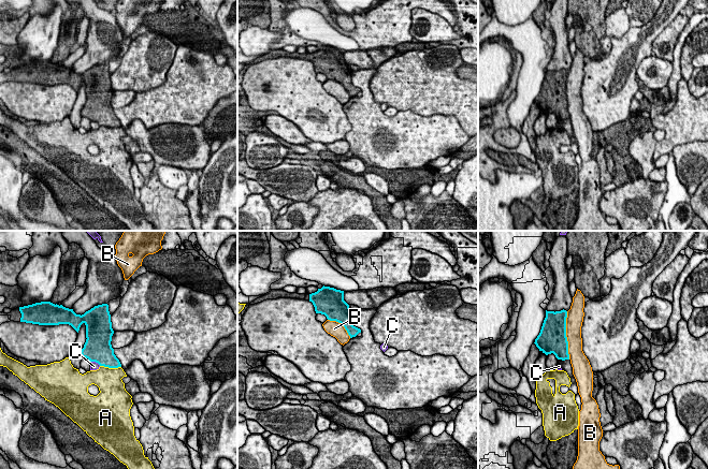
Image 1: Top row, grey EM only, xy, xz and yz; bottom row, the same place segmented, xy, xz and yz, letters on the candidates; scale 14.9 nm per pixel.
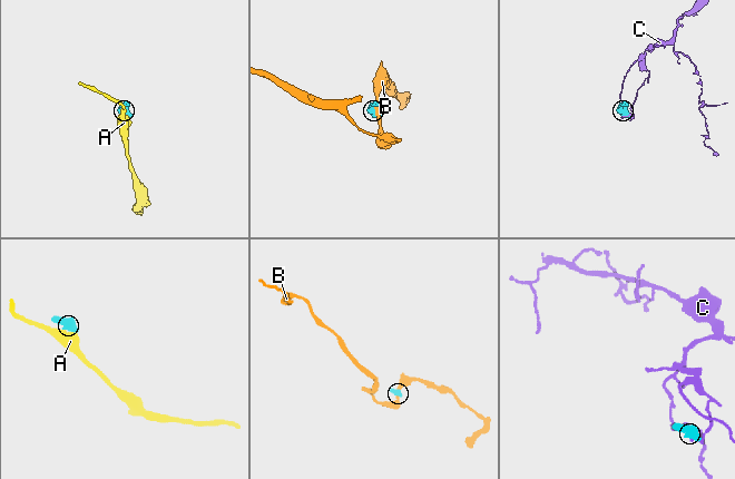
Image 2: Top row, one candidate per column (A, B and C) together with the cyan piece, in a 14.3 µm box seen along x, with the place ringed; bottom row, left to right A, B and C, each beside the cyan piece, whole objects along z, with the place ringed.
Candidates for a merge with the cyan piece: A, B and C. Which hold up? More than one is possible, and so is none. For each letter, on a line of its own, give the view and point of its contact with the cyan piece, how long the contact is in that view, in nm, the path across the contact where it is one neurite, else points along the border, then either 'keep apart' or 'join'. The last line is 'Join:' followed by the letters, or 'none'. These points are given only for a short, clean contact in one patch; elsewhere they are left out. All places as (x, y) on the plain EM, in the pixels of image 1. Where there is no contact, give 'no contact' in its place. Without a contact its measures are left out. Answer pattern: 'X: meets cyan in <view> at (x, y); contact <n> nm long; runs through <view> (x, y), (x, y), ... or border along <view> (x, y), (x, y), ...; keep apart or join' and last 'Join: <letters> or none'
A: meets cyan in xy at (111, 127); contact 320 nm long; keep apart
B: meets cyan in yz at (565, 94); contact 700 nm long; keep apart
C: meets cyan in xy at (96, 121); contact 160 nm long; keep apart
Join: none

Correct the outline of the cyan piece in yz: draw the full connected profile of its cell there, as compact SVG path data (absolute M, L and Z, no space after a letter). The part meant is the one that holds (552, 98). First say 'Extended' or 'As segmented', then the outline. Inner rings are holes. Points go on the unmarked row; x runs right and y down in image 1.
As segmented. M547 71L535 104L546 115L553 113L558 119L569 119L566 97L567 71Z

